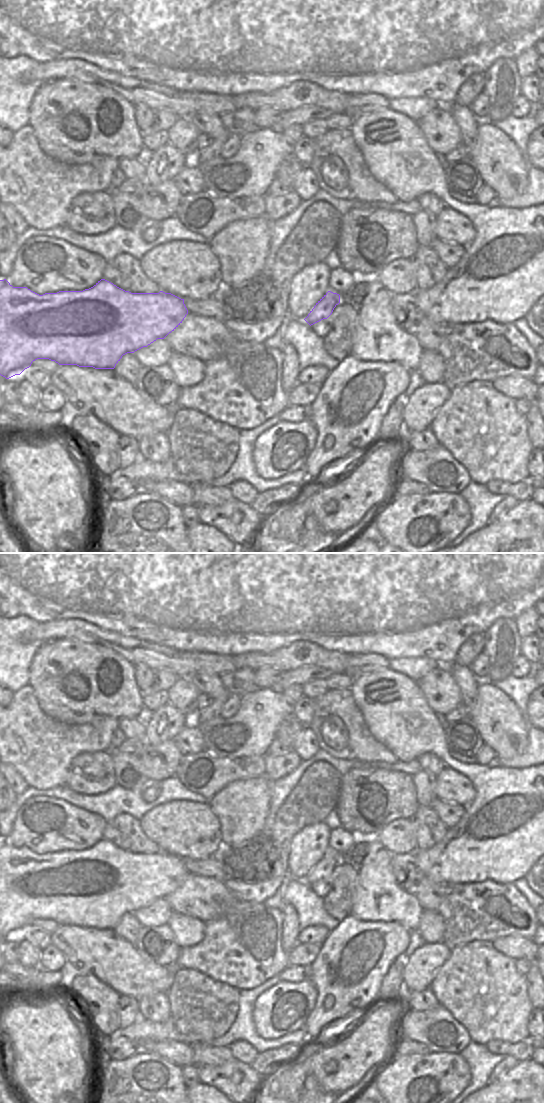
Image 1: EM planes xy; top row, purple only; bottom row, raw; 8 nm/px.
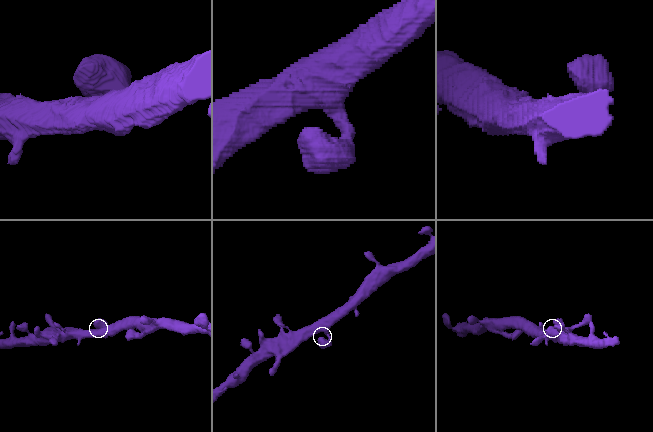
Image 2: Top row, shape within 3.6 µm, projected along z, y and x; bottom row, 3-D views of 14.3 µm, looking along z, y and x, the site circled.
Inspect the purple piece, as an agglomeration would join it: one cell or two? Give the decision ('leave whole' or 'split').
leave whole

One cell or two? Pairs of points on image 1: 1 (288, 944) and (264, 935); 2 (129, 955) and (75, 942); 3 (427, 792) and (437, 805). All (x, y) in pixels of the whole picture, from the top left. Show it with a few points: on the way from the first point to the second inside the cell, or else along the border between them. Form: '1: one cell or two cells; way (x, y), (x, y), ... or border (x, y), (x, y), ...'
1: two cells; border (281, 917), (281, 947), (287, 953)
2: one cell; way (116, 955), (105, 955), (88, 949)
3: two cells; border (435, 798), (429, 806)

